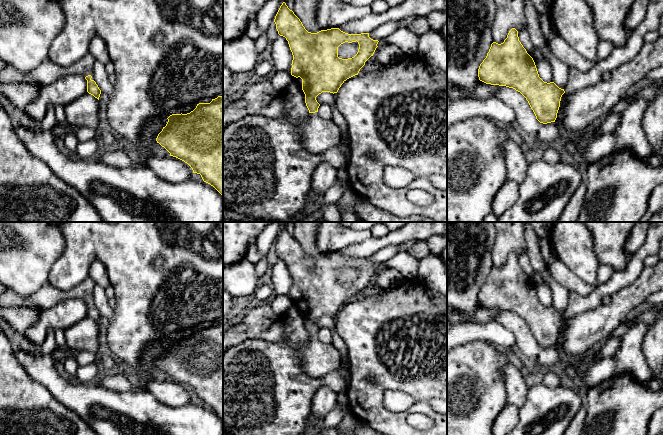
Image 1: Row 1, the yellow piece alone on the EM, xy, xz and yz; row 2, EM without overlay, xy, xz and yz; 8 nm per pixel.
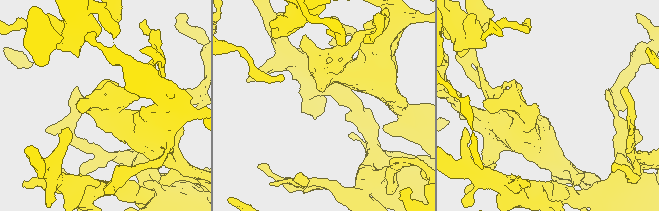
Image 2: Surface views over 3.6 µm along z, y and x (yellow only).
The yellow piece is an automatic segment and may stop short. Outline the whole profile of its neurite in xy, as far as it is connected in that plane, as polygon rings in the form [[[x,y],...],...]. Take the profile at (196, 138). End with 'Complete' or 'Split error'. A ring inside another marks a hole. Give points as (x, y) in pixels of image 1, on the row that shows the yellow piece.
[[[223,96],[210,103],[199,103],[187,114],[172,114],[156,141],[170,156],[187,163],[193,173],[200,174],[203,181],[213,186],[223,196]]]. Complete

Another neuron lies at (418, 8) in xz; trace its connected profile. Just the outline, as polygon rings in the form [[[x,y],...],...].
[[[405,0],[399,6],[390,7],[381,14],[370,13],[360,20],[339,27],[339,29],[348,34],[371,33],[390,21],[399,22],[407,17],[422,17],[434,11],[445,10],[447,10],[447,0]]]

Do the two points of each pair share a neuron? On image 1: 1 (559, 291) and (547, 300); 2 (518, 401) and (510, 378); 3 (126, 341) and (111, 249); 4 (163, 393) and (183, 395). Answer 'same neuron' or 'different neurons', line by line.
1: different neurons
2: same neuron
3: same neuron
4: same neuron

